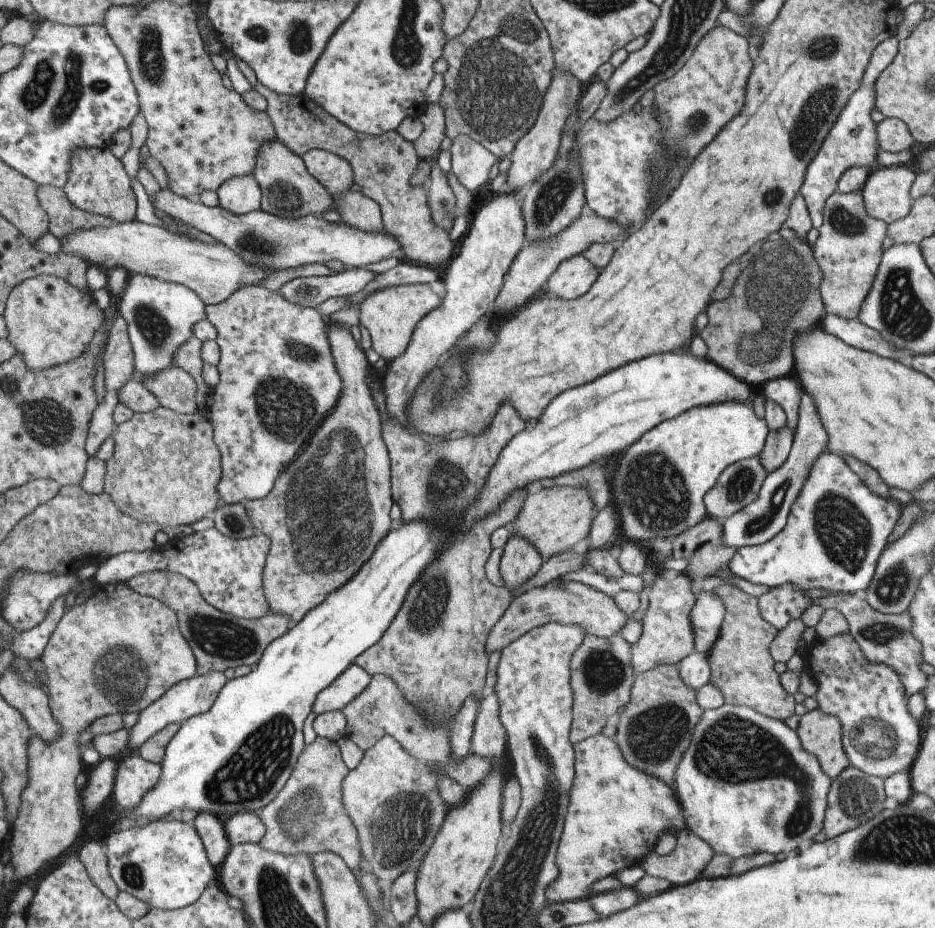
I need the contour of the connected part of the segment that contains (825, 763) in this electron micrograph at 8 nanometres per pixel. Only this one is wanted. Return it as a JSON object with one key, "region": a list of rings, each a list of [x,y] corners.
{"region":[[[819,709],[807,711],[798,720],[795,734],[803,750],[818,760],[820,769],[830,779],[841,774],[848,760],[841,746],[840,722]]]}

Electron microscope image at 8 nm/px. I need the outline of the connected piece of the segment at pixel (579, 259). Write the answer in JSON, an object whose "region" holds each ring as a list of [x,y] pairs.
{"region":[[[581,254],[565,259],[549,276],[544,290],[563,300],[575,300],[589,290],[597,278],[597,269]]]}

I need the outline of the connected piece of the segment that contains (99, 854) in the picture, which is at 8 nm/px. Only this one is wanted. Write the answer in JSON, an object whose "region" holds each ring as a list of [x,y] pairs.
{"region":[[[97,842],[85,844],[77,856],[79,862],[83,865],[85,872],[93,881],[93,884],[108,898],[114,900],[117,896],[118,888],[108,873],[106,856]]]}

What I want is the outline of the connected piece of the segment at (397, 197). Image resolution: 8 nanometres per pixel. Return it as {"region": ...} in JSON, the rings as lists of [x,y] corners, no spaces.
{"region":[[[259,81],[252,86],[252,89],[266,100],[266,114],[274,126],[274,134],[289,151],[301,157],[304,152],[312,148],[322,148],[327,152],[343,157],[350,164],[354,183],[361,187],[360,192],[380,206],[382,230],[397,239],[400,250],[404,254],[403,260],[444,270],[445,265],[452,258],[451,242],[449,242],[445,230],[436,227],[430,217],[426,197],[427,186],[422,187],[412,183],[411,178],[420,160],[411,141],[405,140],[396,130],[387,131],[377,136],[355,132],[352,128],[345,126],[329,115],[319,105],[310,101],[303,93],[299,95],[280,95],[266,89]]]}

